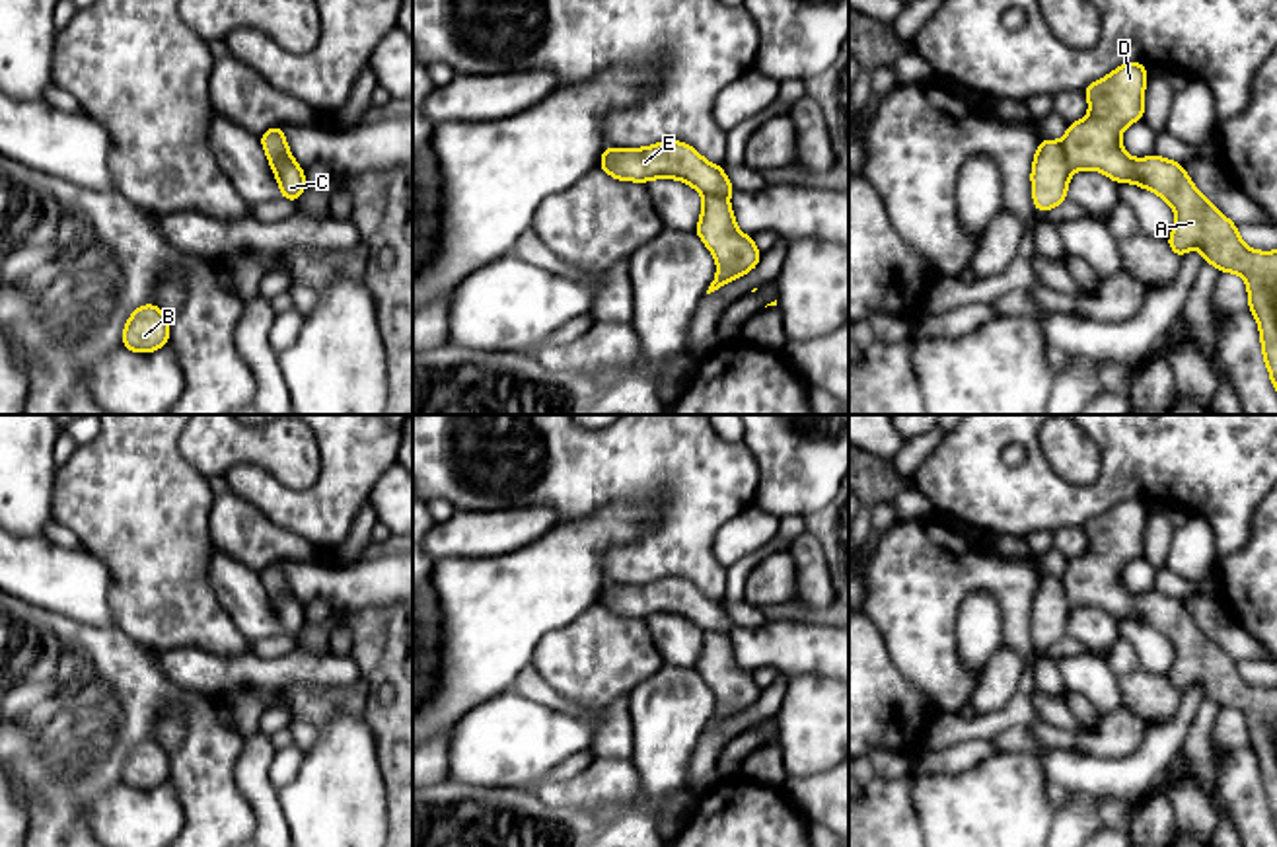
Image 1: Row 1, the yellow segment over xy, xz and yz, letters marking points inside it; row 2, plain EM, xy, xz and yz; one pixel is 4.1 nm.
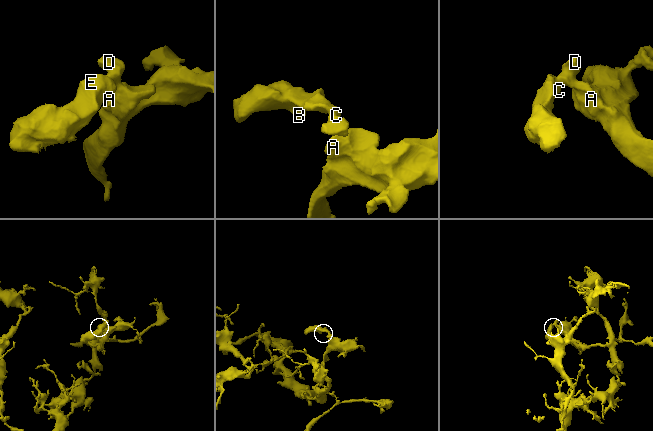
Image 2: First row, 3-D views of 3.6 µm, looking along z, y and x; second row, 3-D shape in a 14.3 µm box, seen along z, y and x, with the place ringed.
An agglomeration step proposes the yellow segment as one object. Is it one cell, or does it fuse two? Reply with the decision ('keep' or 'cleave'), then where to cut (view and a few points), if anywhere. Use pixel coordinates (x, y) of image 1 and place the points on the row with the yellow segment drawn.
cleave; cut in yz along (1059, 143), (1073, 170)

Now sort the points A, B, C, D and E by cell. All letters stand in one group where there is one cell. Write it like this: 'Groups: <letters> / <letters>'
Groups: A D / B C E

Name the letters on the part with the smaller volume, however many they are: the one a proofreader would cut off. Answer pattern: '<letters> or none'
B, C, E

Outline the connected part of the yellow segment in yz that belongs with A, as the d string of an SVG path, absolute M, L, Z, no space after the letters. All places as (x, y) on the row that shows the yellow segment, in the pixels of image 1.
M1125 62L1084 88L1090 113L1069 125L1063 148L1073 171L1096 169L1115 183L1135 183L1156 193L1176 212L1168 245L1180 257L1197 247L1203 261L1246 280L1248 310L1256 315L1263 362L1277 389L1277 249L1254 251L1232 224L1193 185L1184 166L1156 154L1131 158L1123 144L1125 127L1145 115L1147 66Z

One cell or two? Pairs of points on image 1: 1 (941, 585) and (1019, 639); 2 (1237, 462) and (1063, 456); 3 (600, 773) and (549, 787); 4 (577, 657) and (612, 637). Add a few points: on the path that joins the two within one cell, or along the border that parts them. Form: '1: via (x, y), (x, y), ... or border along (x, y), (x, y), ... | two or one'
1: via (968, 581), (989, 581), (1015, 606), (1015, 612) | one
2: border along (1085, 435), (1098, 450), (1100, 472), (1073, 485) | two
3: via (588, 785), (561, 787) | one
4: via (584, 657), (592, 657), (604, 645) | one

